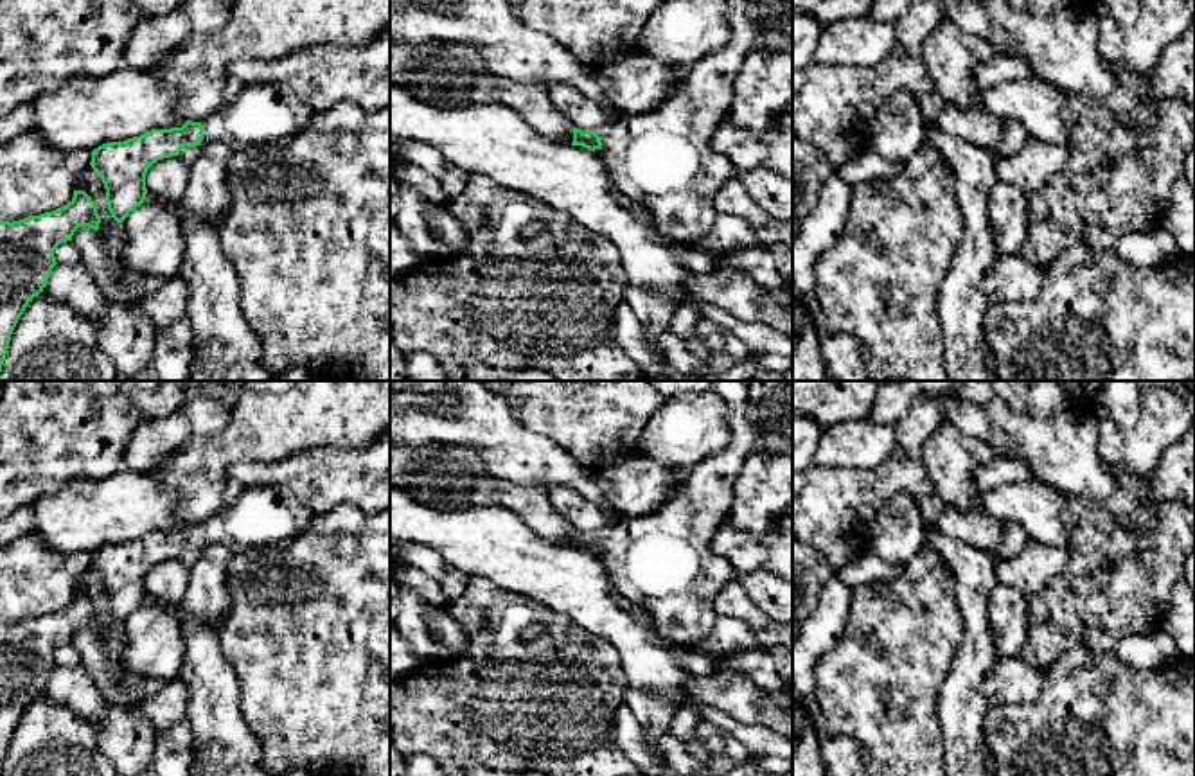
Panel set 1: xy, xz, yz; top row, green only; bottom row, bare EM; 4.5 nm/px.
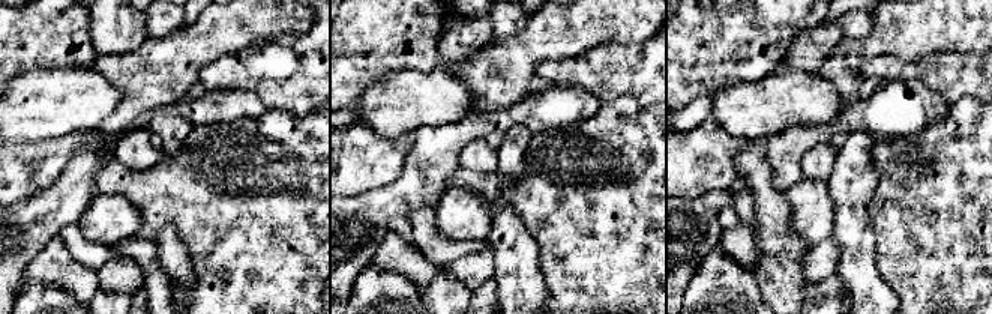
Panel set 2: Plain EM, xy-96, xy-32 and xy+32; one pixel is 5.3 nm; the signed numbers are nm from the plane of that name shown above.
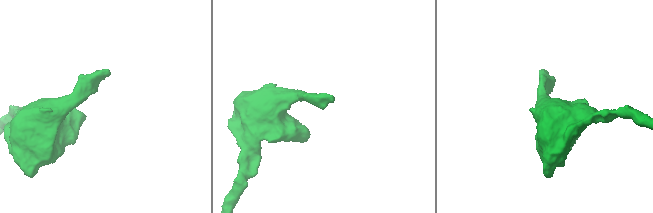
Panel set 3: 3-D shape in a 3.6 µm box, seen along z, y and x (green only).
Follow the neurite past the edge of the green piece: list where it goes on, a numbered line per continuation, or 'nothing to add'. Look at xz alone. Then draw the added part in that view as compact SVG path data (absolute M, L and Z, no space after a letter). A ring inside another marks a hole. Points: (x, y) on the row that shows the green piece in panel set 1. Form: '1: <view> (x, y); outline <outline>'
1: xz (662, 160); outline M726 0L731 38L728 45L686 68L676 92L654 111L629 117L598 131L602 162L616 190L645 207L659 234L688 248L712 234L713 199L733 176L733 163L710 147L715 126L728 111L731 83L744 57L757 47L757 29L748 18L748 0Z

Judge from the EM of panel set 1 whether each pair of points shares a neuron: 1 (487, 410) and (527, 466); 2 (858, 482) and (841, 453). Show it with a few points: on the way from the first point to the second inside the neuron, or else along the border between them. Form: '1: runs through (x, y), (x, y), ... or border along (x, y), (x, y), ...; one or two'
1: runs through (489, 424), (516, 451); one
2: border along (888, 453), (872, 467), (820, 467), (813, 464); two

